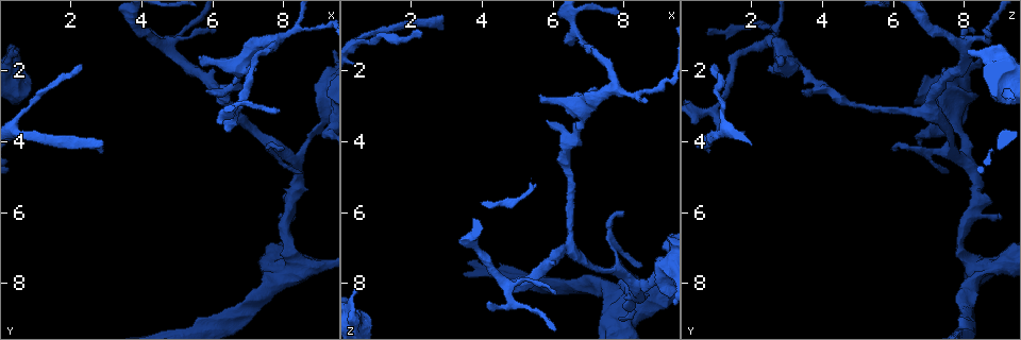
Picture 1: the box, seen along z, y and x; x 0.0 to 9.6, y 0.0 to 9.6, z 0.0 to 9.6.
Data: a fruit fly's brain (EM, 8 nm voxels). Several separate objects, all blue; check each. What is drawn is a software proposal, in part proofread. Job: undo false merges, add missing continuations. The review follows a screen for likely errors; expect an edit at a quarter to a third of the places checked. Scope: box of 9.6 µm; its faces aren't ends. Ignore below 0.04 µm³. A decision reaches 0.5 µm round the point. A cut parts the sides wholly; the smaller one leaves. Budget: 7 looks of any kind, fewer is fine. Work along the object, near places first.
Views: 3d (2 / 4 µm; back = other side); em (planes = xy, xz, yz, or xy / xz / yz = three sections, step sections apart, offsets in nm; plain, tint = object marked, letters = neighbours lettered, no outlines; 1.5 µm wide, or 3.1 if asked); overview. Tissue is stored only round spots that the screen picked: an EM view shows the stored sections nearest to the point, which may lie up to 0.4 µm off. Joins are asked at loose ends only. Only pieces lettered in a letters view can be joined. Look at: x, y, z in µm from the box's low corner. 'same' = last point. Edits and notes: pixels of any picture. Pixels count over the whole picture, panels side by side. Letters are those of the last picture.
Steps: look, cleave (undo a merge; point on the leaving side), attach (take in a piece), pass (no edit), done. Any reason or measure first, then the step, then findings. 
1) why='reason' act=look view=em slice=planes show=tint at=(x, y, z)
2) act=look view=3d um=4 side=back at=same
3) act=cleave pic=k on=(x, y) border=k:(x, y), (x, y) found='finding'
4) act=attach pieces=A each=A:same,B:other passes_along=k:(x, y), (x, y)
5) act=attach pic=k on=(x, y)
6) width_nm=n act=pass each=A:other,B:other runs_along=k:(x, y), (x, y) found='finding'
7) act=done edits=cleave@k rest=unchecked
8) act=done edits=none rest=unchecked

why='branch stops here' act=look view=em slice=yz step=4 show=tint at=(2.25, 1.75, 1.00)

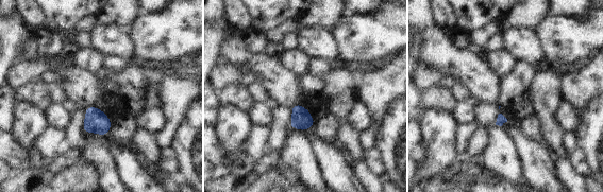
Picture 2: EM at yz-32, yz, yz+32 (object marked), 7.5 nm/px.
why='see the neighbours' act=look view=em slice=yz step=4 show=letters at=same

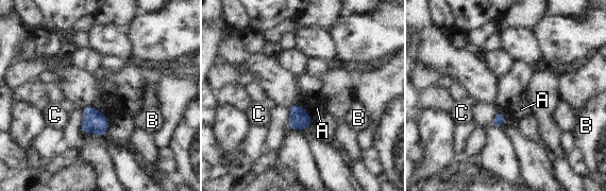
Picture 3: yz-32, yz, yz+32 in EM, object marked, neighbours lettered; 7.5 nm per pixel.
act=pass each=A:other,B:other,C:other border=3:(305, 109), (313, 120) found='no lettered piece goes on from it'

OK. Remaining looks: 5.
why='an open end' act=look view=3d um=2 at=(7.25, 2.05, 2.45)

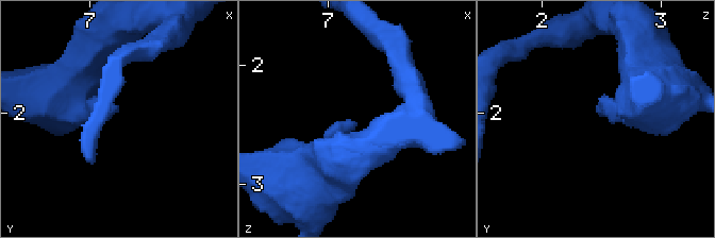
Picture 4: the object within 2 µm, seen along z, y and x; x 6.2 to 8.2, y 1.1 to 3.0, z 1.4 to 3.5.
act=look view=em slice=xy step=4 show=tint at=(7.22, 2.00, 2.48)

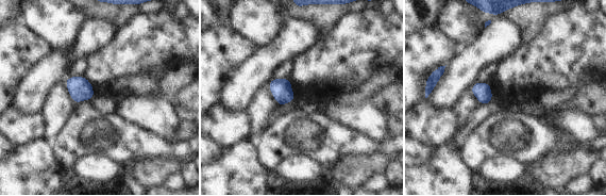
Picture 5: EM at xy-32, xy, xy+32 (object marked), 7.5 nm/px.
why='another direction' act=look view=em slice=planes show=letters at=same

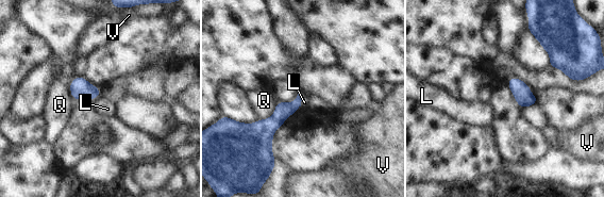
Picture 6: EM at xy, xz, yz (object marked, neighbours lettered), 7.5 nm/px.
longest_contact=Q:190nm act=pass each=L:other,Q:other,V:other found='none of them fits'

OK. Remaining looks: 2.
why='branch stops here' act=look view=3d um=4 side=back at=(6.10, 0.80, 8.35)

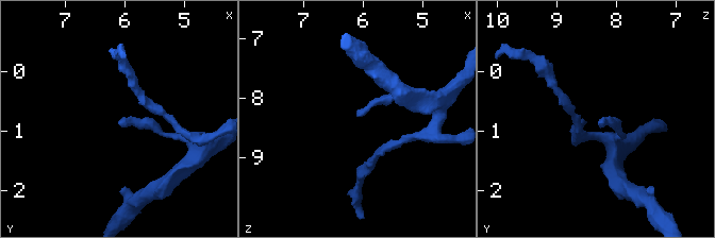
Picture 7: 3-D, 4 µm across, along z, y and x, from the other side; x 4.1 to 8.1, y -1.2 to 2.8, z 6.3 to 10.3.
act=look view=em slice=planes show=letters at=(6.10, 0.80, 8.35)

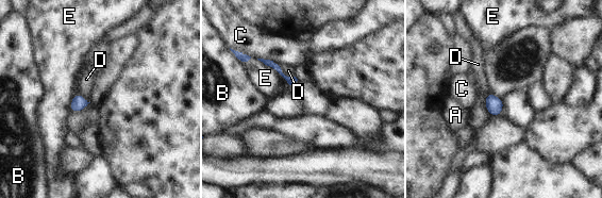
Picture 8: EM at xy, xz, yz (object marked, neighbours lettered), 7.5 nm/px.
act=pass each=A:other,B:other,C:other,D:other,E:other found='none of them fits'

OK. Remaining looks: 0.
act=done edits=none rest=unchecked

